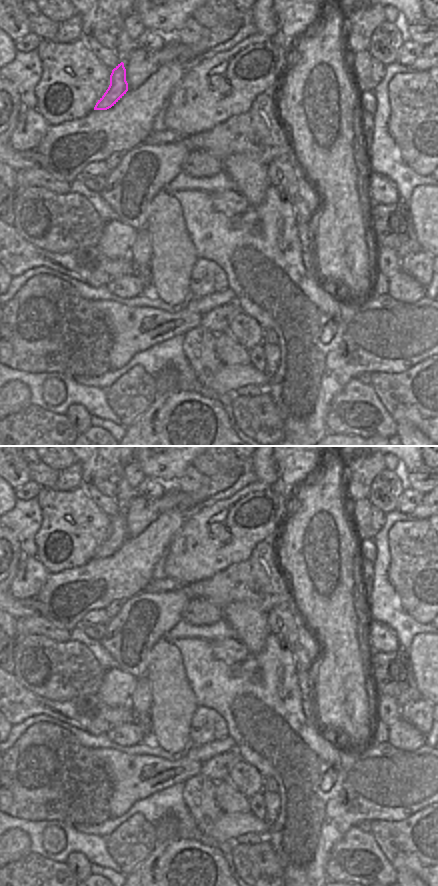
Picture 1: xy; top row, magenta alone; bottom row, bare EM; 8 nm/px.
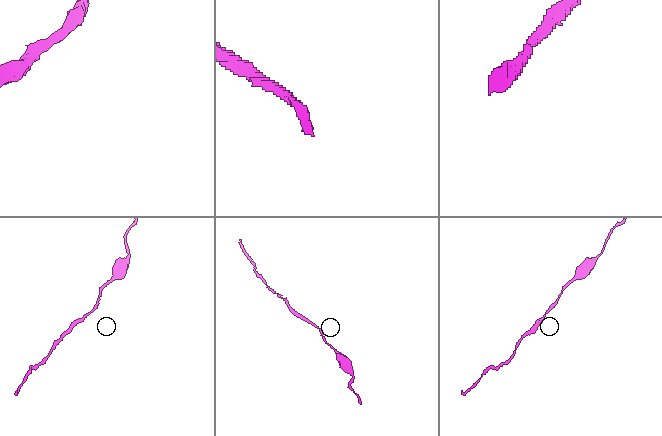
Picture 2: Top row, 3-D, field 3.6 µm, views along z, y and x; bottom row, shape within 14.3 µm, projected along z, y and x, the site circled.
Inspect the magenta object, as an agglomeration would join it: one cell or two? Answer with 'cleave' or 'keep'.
keep

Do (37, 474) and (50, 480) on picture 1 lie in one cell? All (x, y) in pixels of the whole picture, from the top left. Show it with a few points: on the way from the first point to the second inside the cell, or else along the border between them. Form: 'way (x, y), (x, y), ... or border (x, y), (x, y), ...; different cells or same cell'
way (40, 474), (47, 477); same cell

